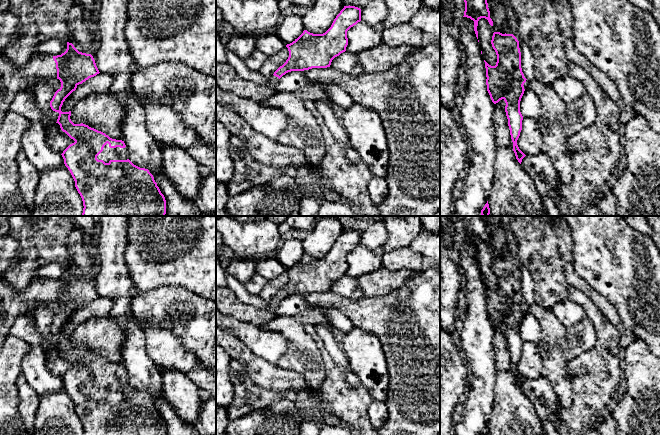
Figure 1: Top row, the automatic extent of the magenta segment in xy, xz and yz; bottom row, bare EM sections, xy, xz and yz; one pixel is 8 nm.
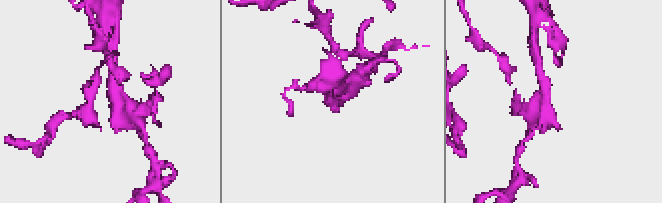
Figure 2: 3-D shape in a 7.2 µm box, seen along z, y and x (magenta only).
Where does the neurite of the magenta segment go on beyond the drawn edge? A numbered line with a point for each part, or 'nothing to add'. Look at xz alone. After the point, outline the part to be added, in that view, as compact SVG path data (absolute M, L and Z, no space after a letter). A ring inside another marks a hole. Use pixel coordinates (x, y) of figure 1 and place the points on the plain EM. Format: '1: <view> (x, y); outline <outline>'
1: xz (227, 303); outline M216 286L216 308L222 314L238 320L260 325L275 317L275 309L278 305L279 302L272 299L267 308L259 309L241 302L227 286Z

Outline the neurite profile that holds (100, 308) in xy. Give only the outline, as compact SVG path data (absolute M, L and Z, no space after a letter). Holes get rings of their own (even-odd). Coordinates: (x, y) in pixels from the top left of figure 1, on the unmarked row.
M99 297L94 301L89 302L82 308L77 309L73 315L63 326L61 331L62 336L69 336L80 325L91 318L109 317L113 302L109 299Z

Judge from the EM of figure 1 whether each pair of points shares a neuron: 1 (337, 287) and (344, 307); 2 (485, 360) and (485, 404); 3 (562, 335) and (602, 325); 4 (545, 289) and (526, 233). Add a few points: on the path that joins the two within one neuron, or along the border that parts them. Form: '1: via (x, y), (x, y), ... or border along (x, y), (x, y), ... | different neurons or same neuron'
1: border along (330, 290), (345, 297), (362, 298), (364, 296) | different neurons
2: via (485, 371), (485, 393) | same neuron
3: border along (586, 315), (591, 320), (596, 332), (595, 347) | different neurons
4: via (545, 275), (544, 251), (540, 247) | same neuron

